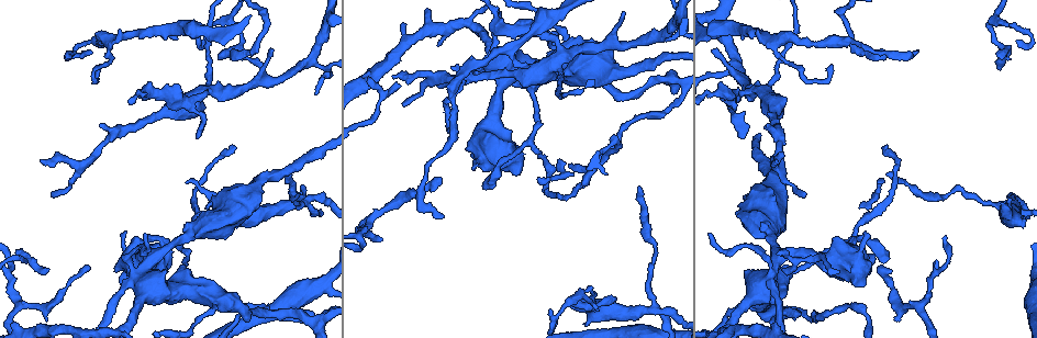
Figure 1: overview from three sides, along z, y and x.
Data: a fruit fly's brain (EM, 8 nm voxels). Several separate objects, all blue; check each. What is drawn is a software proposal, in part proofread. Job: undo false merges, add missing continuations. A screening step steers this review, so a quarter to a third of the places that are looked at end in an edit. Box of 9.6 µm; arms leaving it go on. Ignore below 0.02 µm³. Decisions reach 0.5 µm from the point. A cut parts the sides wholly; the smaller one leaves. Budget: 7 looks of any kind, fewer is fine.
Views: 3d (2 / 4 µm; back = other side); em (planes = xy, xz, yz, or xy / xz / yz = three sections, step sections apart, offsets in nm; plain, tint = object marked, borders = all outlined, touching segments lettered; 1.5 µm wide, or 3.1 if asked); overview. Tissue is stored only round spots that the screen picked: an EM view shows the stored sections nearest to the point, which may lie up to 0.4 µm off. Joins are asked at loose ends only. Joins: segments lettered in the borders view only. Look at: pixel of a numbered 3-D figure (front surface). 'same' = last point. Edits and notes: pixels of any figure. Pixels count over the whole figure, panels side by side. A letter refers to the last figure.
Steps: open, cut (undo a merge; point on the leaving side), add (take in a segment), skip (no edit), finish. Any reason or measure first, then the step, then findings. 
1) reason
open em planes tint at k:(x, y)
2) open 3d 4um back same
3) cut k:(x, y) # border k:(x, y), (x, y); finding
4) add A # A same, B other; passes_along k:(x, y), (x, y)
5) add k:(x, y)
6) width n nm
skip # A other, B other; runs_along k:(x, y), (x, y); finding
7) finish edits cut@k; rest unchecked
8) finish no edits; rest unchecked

branch stops here
open em planes borders at 1:(177, 36)

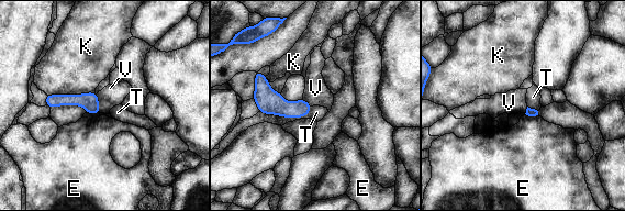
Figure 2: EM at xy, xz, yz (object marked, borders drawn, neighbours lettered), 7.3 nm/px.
skip # E other, K other, T other, V other; no lettered segment goes on from it

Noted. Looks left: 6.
an open end
open 3d 2um at 1:(765, 127)

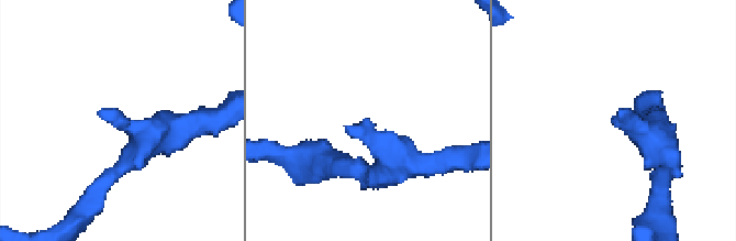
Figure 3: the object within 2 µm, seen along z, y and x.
open em yz step 4 borders at 3:(346, 127)

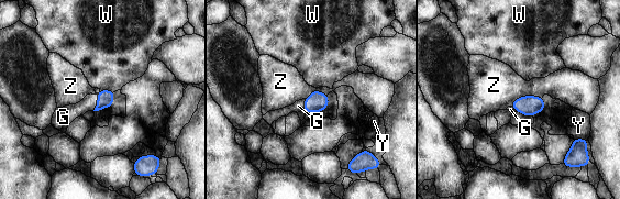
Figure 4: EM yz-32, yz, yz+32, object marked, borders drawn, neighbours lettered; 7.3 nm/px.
open em planes borders same

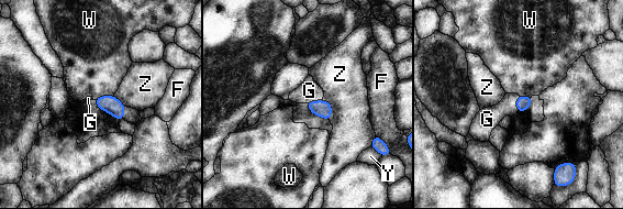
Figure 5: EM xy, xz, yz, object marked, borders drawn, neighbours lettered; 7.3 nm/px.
width 110 nm
add G # F other, G same, W other, Y other, Z other; passes_along 5:(323, 108), (313, 101), (309, 90); the neuron continues

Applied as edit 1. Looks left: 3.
four-way junction
open 3d 2um at 1:(753, 90)

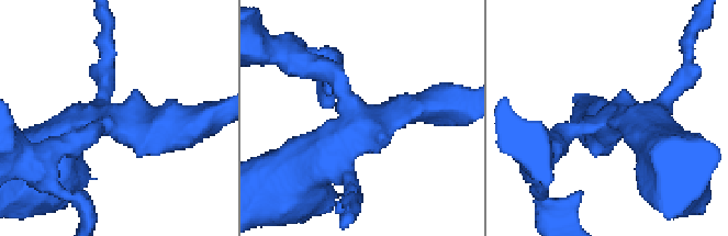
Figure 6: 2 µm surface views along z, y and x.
arms 4; now the EM
open em planes tint at 6:(361, 126)

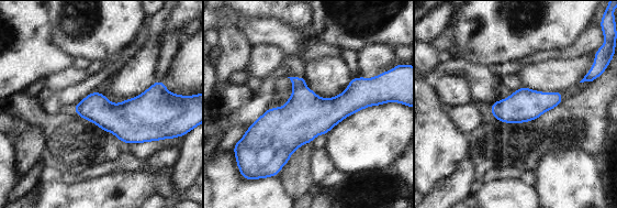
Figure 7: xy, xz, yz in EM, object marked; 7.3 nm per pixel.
open em planes borders same

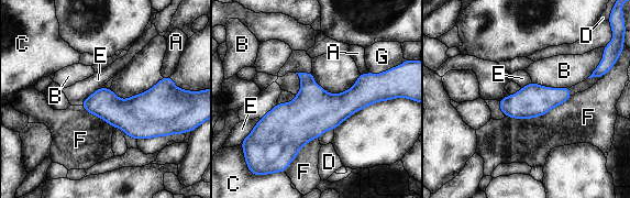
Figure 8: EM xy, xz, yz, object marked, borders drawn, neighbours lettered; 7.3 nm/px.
skip # A other, B other, C other, D other, E other, F other, G other; border 8:(572, 96), (541, 116), (506, 117); continuous, no second neuron

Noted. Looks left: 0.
finish edits add@5; rest unchecked

